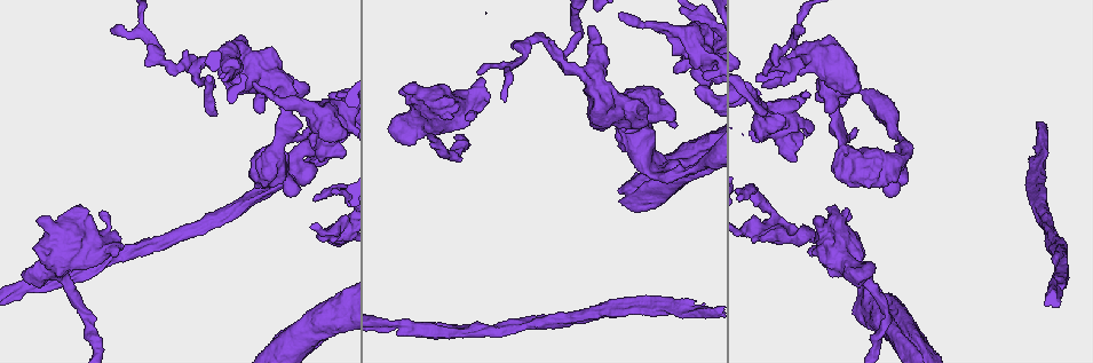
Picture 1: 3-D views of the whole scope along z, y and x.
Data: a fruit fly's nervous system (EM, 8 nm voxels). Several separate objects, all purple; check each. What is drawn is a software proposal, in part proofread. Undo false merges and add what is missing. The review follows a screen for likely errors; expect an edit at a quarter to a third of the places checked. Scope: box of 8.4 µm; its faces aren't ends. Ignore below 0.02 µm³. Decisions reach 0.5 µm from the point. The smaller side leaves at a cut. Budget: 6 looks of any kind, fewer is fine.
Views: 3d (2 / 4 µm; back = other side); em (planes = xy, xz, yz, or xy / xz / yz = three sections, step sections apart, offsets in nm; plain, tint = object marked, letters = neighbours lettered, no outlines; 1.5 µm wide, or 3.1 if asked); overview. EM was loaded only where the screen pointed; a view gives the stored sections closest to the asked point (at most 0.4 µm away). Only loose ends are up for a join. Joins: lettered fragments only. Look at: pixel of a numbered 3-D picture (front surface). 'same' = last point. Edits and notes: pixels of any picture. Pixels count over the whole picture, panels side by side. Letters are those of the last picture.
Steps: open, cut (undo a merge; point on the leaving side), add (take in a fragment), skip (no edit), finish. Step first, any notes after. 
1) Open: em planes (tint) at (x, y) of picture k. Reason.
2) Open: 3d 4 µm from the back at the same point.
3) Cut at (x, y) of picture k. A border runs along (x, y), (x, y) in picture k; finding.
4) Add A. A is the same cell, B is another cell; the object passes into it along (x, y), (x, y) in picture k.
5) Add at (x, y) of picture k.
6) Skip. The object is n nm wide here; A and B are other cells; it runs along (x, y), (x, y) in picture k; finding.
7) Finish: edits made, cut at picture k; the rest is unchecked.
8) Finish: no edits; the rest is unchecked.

Open: em planes (plain) at (67, 288) of picture 1. Thick turns thin.

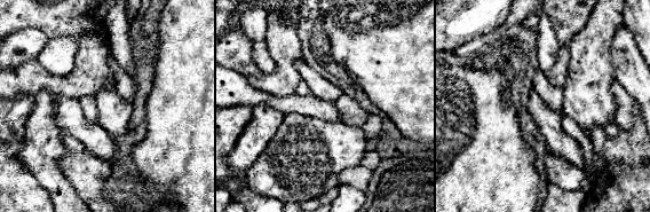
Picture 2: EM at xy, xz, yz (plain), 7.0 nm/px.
Open: em planes (tint) at the same point. With the object marked.

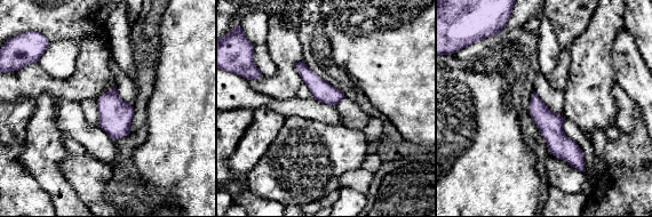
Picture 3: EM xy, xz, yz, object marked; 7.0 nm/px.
Open: em planes (letters) at the same point. What lies round it.

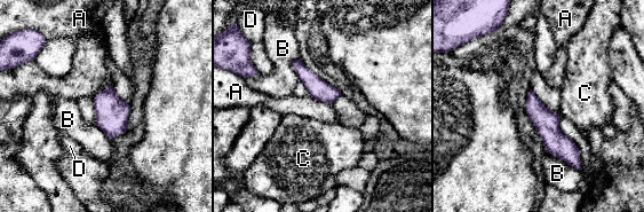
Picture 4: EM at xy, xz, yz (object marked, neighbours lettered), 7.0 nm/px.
Skip. A, B, C and D are other cells; continuous, no second neuron.

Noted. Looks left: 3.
Open: em planes (letters) at (812, 256) of picture 1. Thick end.

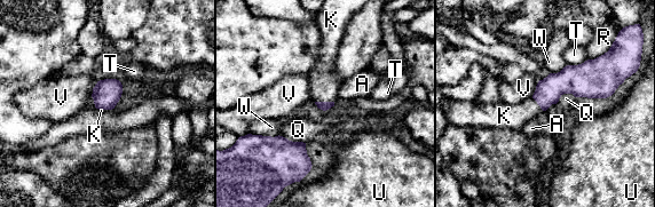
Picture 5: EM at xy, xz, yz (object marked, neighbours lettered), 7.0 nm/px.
Add K. K is the same cell, A, Q, R, T, U, V and W are other cells; the object passes into it along (323, 105), (325, 102), (324, 85) in picture 5; the neuron continues.

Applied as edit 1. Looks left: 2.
Finish: edits made, add at picture 5; the rest is unchecked.

